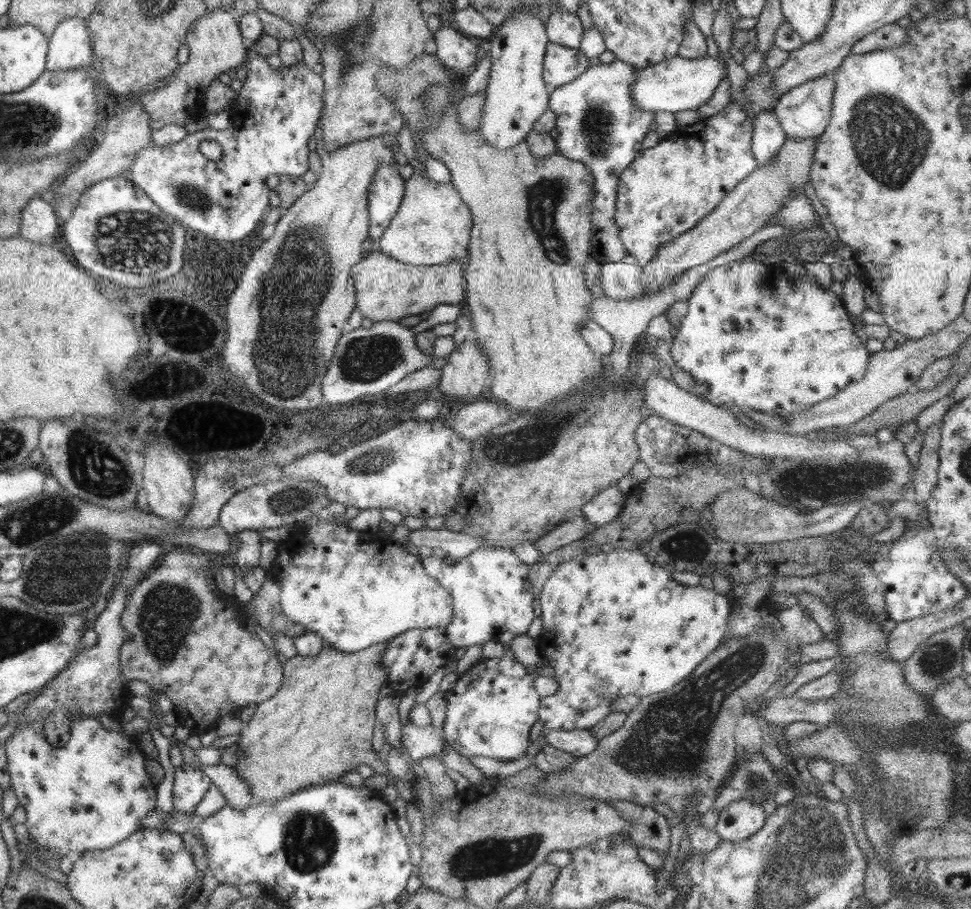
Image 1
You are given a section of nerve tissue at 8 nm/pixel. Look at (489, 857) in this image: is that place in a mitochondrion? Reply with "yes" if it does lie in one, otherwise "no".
yes

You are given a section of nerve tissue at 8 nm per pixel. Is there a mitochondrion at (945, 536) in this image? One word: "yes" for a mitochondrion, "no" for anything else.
no

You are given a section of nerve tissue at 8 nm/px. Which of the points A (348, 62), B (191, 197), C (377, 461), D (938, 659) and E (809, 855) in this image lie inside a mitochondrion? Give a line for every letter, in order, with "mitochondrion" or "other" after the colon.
A: mitochondrion
B: mitochondrion
C: mitochondrion
D: mitochondrion
E: mitochondrion

